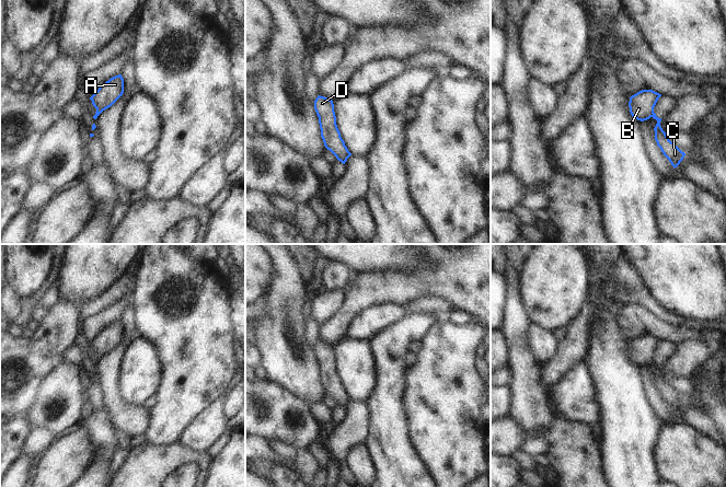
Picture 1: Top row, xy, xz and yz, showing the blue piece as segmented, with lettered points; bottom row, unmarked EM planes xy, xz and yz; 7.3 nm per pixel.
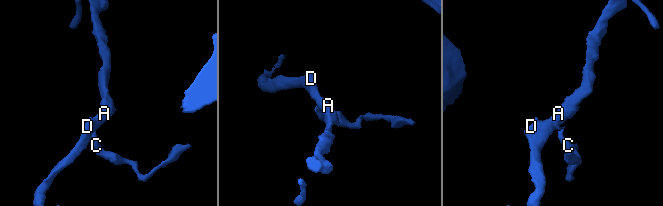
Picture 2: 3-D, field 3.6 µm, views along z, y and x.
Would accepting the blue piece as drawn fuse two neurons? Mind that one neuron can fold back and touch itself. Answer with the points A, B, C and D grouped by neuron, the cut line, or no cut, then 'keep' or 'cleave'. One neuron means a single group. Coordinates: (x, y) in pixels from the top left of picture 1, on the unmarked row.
groups A B D / C; cut yz (654, 358), (650, 361); cleave

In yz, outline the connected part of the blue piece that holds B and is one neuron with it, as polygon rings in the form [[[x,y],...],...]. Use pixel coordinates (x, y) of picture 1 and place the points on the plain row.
[[[642,335],[630,343],[629,352],[632,362],[644,367],[654,359],[654,352],[661,339],[653,335]]]

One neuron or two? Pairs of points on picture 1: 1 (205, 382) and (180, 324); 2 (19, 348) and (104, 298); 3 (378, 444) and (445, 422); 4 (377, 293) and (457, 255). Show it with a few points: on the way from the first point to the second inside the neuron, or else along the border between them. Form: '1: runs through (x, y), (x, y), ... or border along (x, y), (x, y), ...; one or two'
1: runs through (197, 368), (197, 348), (194, 338); one
2: border along (79, 308), (82, 319); two
3: border along (405, 409), (408, 437), (419, 457); two
4: runs through (396, 287), (428, 283), (437, 275); one

